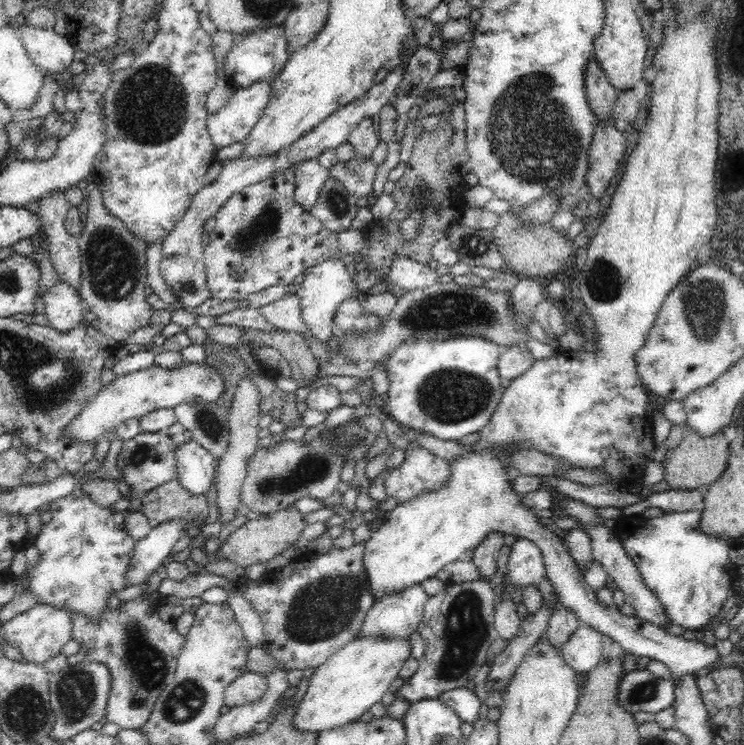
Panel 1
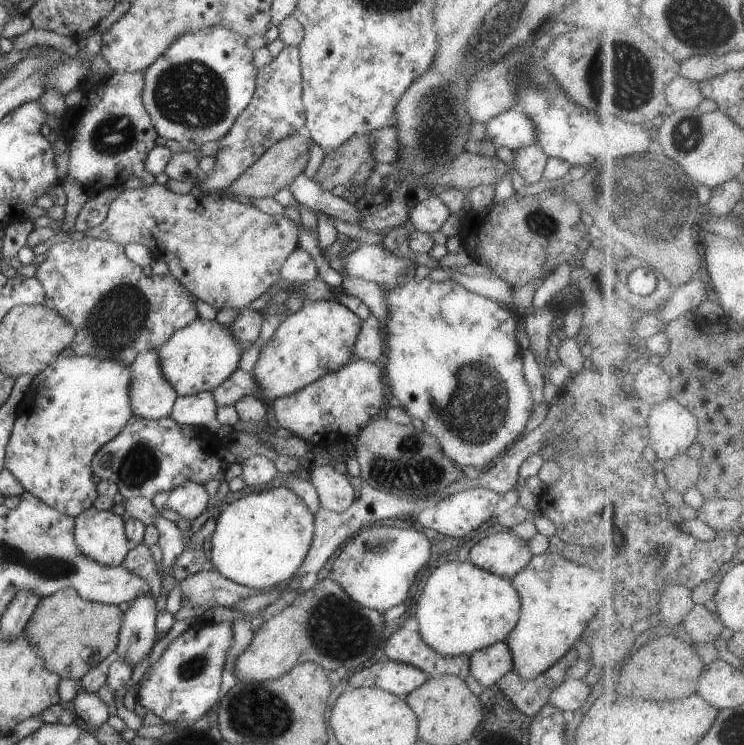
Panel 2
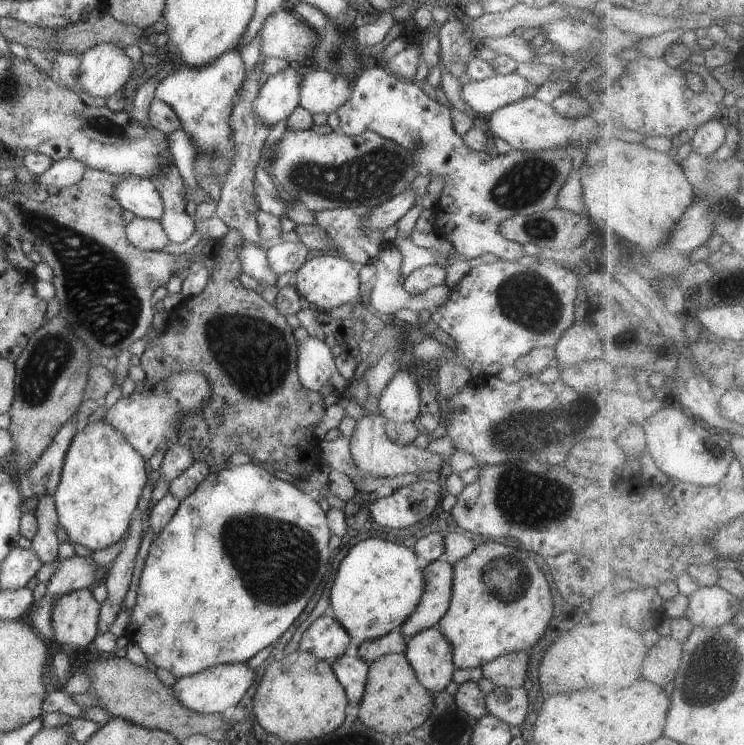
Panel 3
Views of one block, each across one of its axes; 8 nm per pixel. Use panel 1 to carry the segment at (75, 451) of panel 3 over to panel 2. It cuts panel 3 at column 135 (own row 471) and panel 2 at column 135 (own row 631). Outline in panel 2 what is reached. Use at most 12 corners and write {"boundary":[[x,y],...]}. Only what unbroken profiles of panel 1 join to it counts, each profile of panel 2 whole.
{"boundary":[[156,598],[122,613],[113,659],[133,668],[155,646]]}

